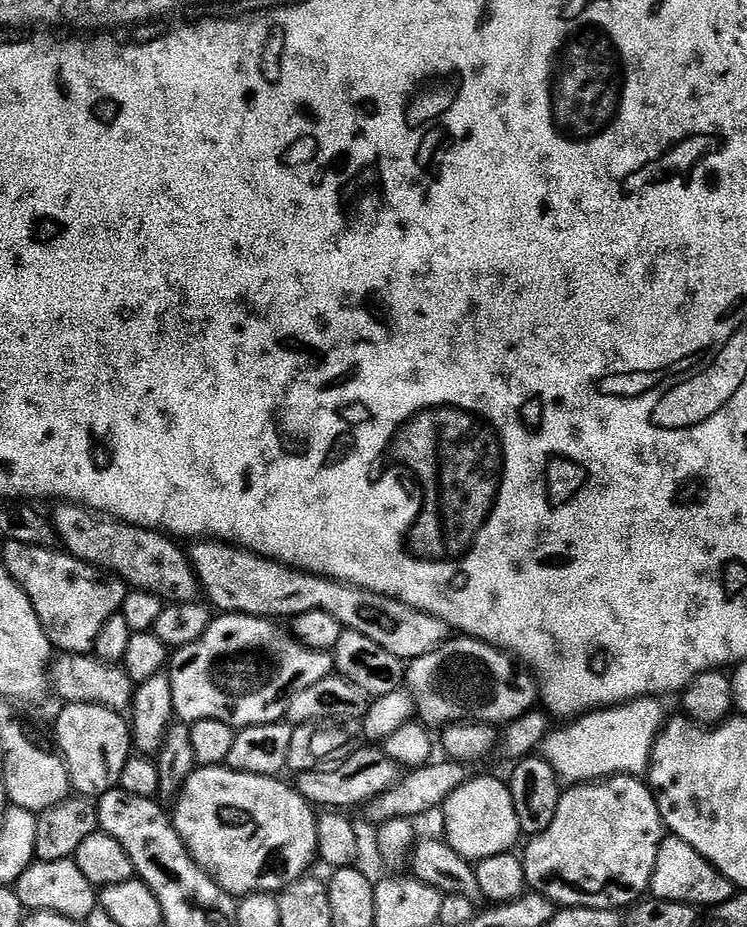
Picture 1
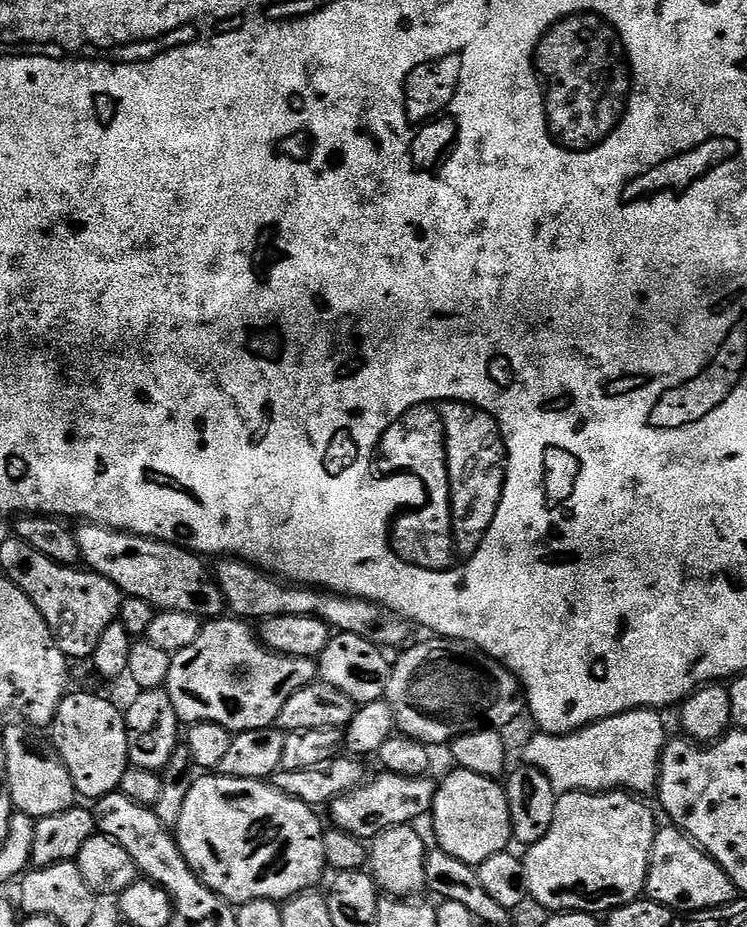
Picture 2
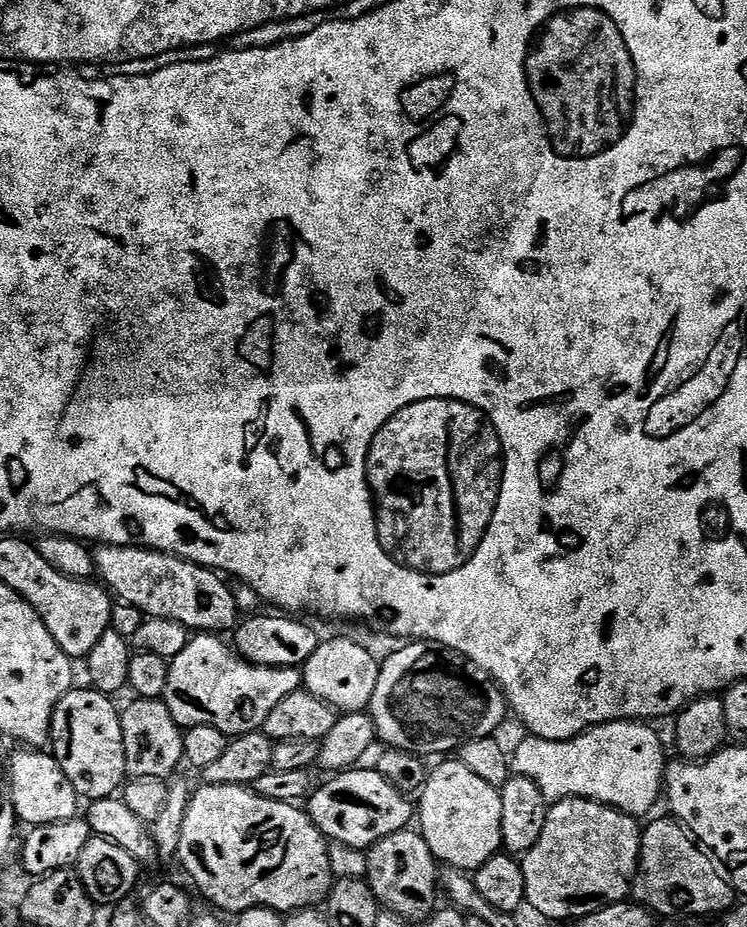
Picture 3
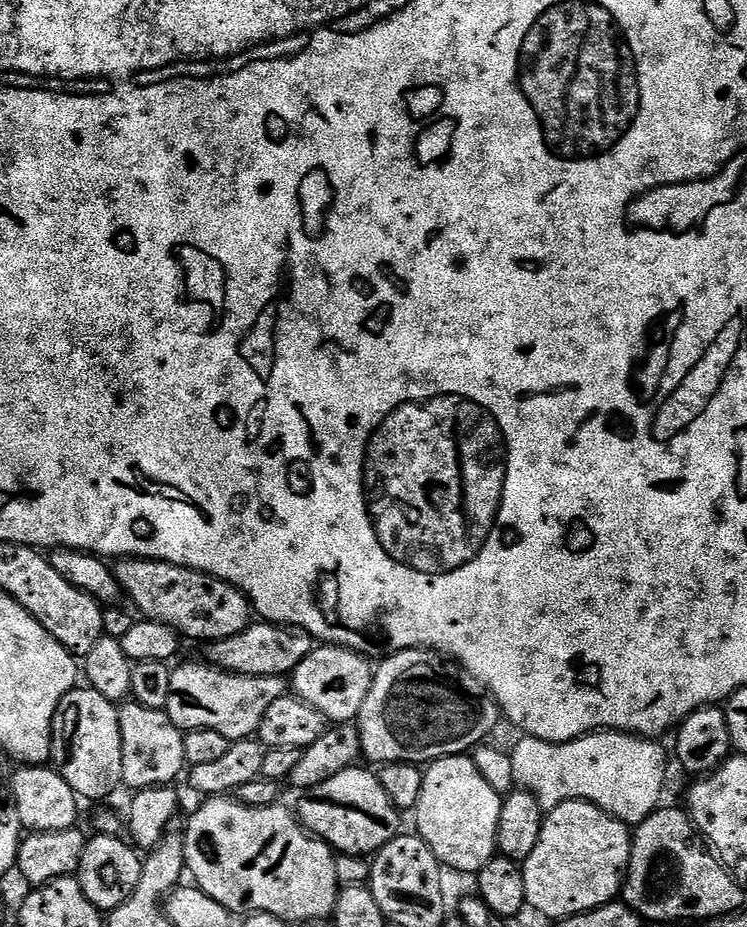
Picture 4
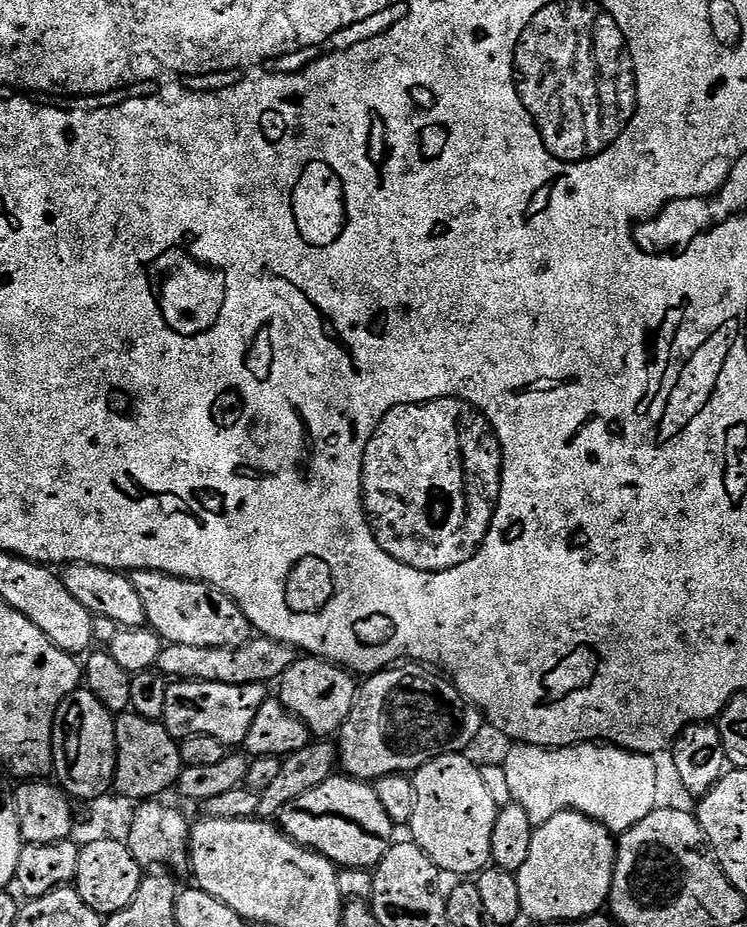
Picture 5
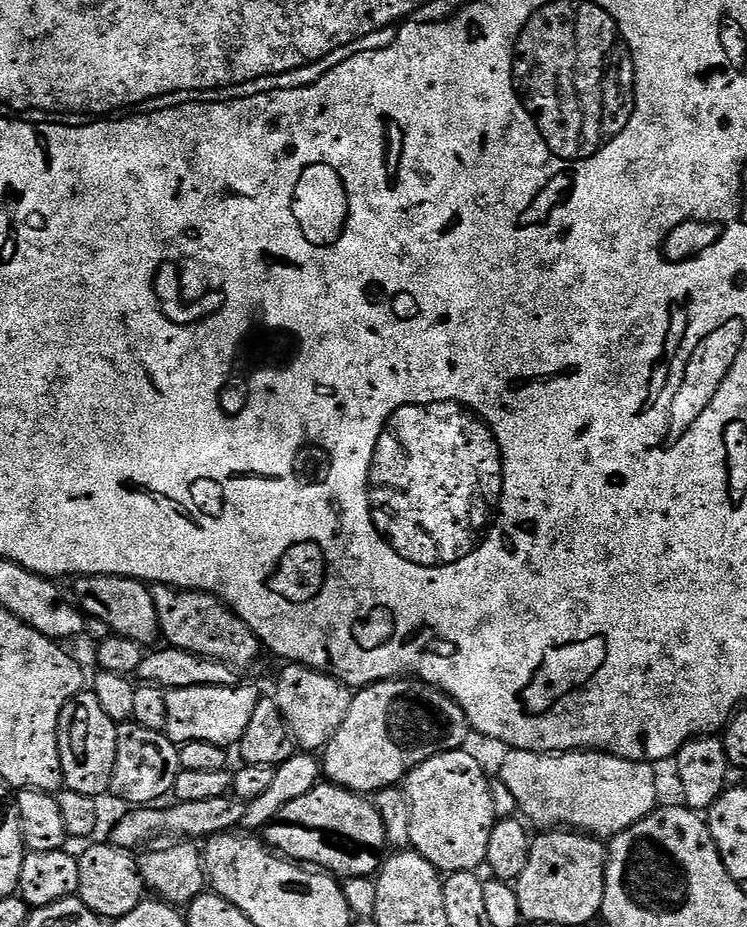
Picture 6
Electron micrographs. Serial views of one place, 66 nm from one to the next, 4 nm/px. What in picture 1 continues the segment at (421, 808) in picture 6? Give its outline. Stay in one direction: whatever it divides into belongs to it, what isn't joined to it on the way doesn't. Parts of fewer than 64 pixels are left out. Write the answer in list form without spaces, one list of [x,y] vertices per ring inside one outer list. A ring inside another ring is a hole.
[[[480,776],[477,780],[465,779],[454,794],[444,804],[443,839],[458,853],[461,858],[469,862],[479,862],[486,858],[494,858],[494,854],[512,852],[516,839],[521,839],[522,833],[518,826],[518,816],[514,814],[514,800],[512,791],[502,779],[495,780],[492,776]]]

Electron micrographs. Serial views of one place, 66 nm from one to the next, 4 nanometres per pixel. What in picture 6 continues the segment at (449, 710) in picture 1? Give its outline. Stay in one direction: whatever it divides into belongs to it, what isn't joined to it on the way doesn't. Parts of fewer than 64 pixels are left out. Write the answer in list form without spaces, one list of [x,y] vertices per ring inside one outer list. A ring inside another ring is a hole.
[[[415,678],[383,680],[369,684],[353,695],[350,710],[338,726],[334,738],[322,752],[322,772],[331,783],[351,792],[375,794],[383,788],[395,788],[413,772],[418,765],[434,758],[440,752],[460,750],[470,731],[468,715],[452,697]]]

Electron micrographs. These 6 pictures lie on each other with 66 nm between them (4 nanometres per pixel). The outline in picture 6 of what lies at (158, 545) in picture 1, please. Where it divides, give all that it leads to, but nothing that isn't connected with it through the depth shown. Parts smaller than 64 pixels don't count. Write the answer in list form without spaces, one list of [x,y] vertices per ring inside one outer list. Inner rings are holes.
[[[153,584],[151,589],[163,639],[171,647],[220,660],[237,670],[245,670],[259,658],[262,645],[258,637],[217,596],[211,596],[209,592],[191,592],[189,588],[172,588],[169,584]]]

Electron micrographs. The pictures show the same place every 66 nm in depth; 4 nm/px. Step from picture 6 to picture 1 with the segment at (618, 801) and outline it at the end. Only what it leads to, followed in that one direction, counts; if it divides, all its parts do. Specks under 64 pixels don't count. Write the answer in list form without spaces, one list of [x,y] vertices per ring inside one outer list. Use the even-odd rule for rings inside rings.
[[[656,698],[630,700],[615,708],[601,708],[587,713],[575,722],[549,731],[542,745],[542,759],[565,785],[579,786],[604,782],[614,776],[643,777],[652,761],[652,747],[660,735],[666,715]]]

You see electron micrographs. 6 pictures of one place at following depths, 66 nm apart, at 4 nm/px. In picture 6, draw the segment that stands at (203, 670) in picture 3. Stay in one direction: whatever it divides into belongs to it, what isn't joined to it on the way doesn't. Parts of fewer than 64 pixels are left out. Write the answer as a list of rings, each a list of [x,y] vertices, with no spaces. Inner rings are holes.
[[[194,686],[193,688],[170,688],[166,691],[166,726],[164,731],[178,746],[186,742],[214,742],[225,746],[239,745],[254,706],[262,699],[261,693],[252,688],[215,688]]]

